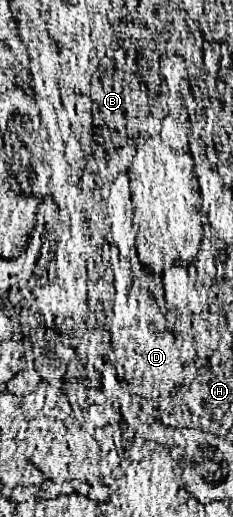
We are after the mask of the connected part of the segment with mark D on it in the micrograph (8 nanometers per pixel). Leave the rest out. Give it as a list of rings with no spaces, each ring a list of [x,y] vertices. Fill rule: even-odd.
[[[118,292],[114,302],[114,314],[110,322],[112,354],[110,360],[116,366],[118,376],[130,386],[130,390],[148,400],[168,396],[174,388],[182,386],[186,372],[178,358],[178,346],[164,328],[164,318],[156,312],[152,298],[136,292]]]

